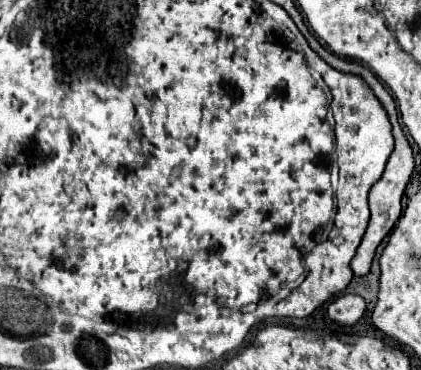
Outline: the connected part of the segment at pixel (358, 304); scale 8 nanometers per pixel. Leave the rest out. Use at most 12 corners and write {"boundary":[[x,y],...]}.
{"boundary":[[341,294],[327,308],[329,318],[353,326],[365,312],[357,294]]}

